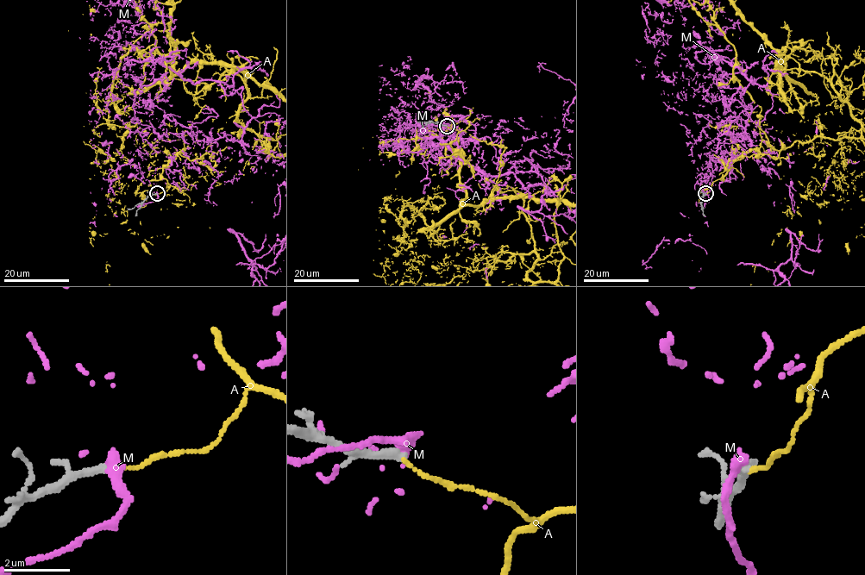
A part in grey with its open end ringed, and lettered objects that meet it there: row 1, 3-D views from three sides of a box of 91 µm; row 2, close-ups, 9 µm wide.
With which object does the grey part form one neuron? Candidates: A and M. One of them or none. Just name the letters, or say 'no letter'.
no letter

